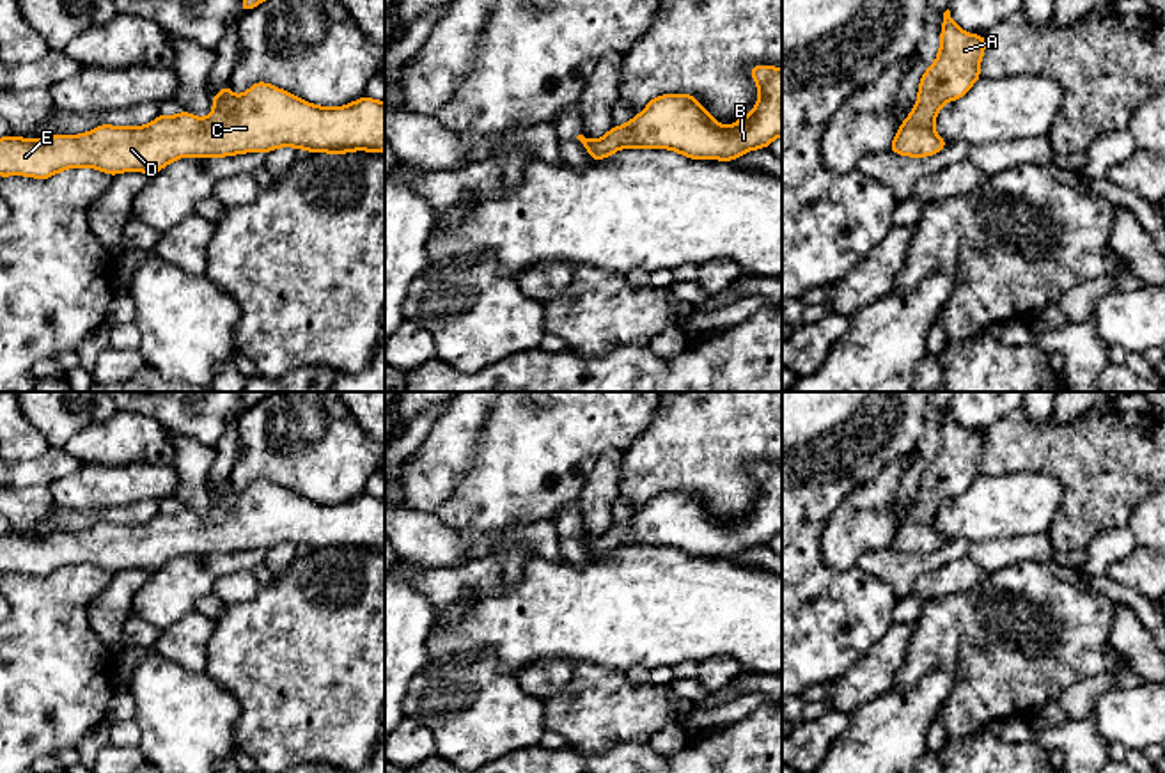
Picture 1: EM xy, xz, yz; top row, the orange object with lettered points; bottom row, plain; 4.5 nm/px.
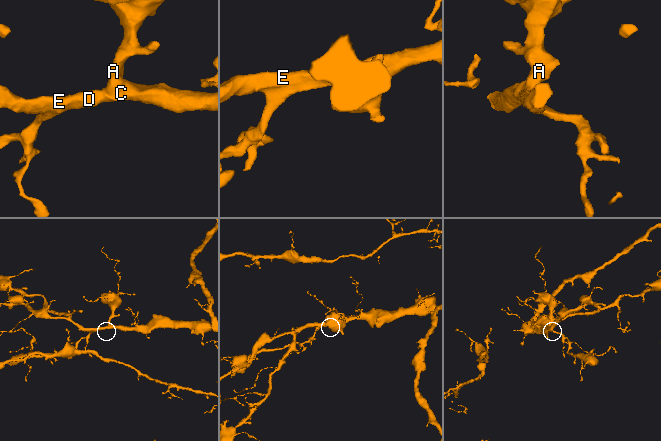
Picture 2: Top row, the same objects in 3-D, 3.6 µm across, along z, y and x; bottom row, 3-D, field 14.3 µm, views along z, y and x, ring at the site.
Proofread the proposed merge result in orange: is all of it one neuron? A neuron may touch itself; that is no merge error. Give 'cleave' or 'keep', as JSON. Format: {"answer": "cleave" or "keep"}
{"answer": "keep"}

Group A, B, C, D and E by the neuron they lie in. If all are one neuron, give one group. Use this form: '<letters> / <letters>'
A B C D E

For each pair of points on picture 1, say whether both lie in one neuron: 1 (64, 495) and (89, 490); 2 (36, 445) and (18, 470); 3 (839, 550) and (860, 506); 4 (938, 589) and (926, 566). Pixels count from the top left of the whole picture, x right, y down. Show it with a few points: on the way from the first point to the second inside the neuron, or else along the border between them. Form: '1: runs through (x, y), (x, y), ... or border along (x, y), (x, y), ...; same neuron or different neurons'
1: runs through (70, 493), (84, 491); same neuron
2: border along (52, 447), (39, 456), (18, 461); different neurons
3: runs through (844, 539), (860, 522), (860, 516); same neuron
4: border along (963, 557), (926, 573), (912, 593); different neurons

